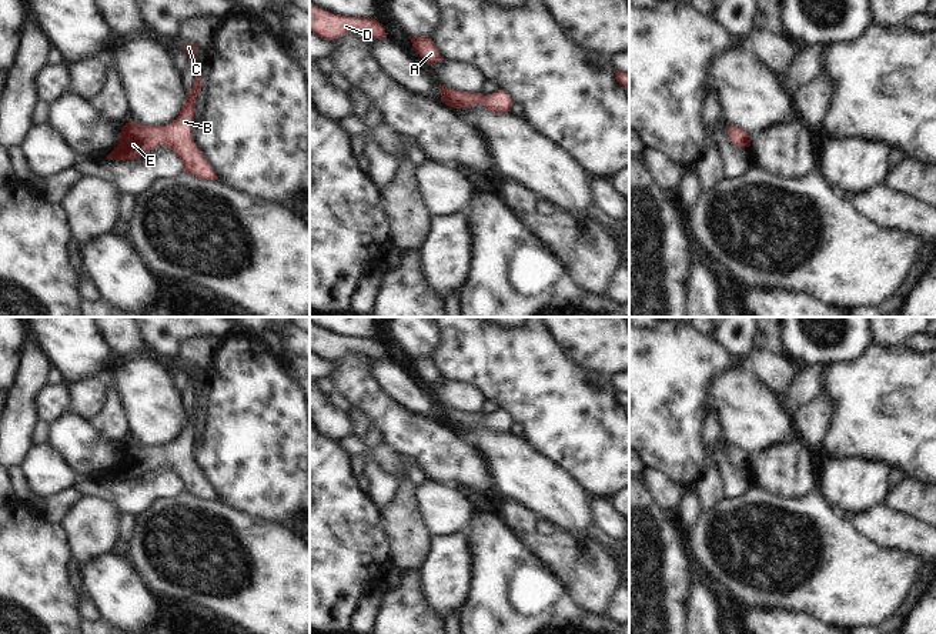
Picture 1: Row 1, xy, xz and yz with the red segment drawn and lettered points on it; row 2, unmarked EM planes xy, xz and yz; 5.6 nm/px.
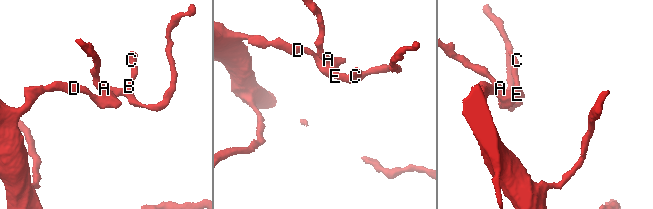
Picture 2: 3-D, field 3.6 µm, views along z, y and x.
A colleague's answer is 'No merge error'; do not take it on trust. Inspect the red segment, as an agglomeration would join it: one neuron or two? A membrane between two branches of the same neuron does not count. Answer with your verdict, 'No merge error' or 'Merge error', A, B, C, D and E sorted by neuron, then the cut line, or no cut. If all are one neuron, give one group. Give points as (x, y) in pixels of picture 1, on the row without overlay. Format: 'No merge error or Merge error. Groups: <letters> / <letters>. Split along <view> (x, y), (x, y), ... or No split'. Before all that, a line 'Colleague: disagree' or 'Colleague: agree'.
Colleague: agree
No merge error. Groups: A B C D E. No split.

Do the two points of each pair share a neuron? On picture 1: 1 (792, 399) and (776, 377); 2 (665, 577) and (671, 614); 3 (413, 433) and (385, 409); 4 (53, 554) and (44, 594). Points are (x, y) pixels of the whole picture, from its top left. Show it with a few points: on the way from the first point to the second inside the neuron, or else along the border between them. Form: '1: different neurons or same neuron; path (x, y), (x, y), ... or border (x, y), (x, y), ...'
1: different neurons; border (798, 369), (788, 389), (779, 397)
2: same neuron; path (665, 586), (665, 606)
3: same neuron; path (405, 429), (393, 416)
4: same neuron; path (44, 564), (44, 584)

